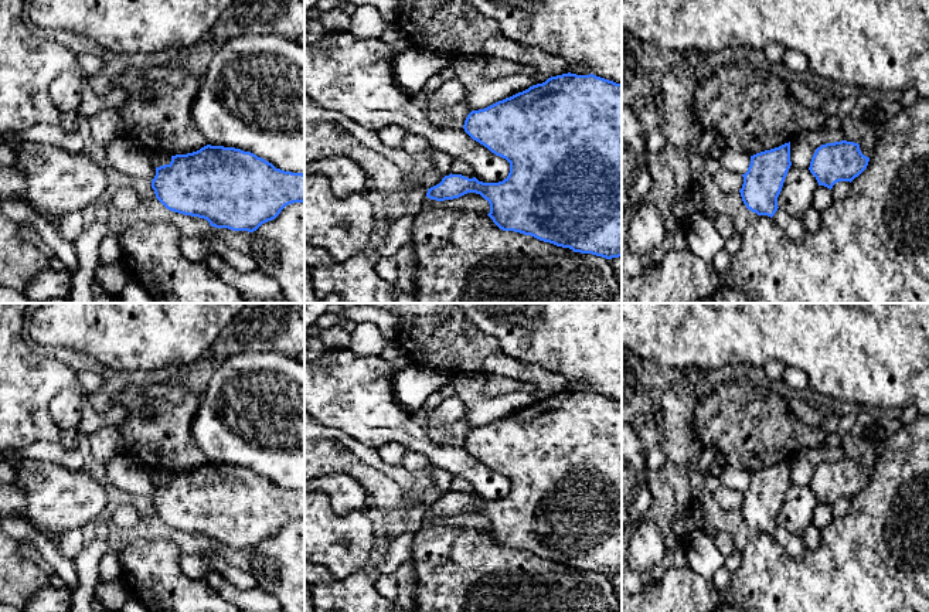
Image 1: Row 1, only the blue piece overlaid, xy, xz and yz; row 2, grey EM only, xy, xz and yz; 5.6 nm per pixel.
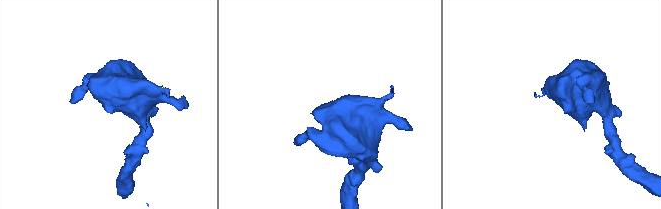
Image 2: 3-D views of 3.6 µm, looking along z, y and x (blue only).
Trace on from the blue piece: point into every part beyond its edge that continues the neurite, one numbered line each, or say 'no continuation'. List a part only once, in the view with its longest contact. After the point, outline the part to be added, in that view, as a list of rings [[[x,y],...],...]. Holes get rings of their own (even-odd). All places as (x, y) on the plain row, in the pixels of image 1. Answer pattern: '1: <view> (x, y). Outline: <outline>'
no continuation

